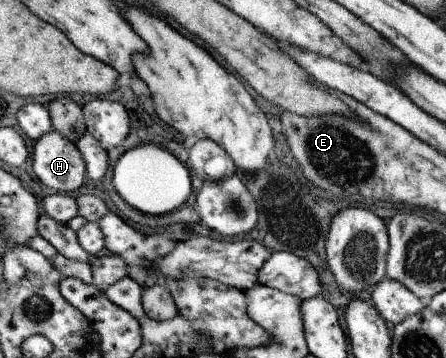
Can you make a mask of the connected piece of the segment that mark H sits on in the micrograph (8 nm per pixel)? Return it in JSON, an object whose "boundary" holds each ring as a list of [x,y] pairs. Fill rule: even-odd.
{"boundary":[[[51,130],[32,146],[33,172],[59,193],[75,192],[85,182],[86,166],[76,144]]]}

